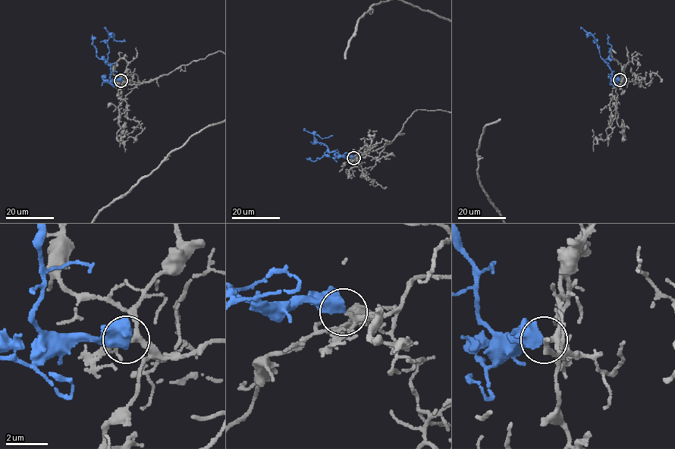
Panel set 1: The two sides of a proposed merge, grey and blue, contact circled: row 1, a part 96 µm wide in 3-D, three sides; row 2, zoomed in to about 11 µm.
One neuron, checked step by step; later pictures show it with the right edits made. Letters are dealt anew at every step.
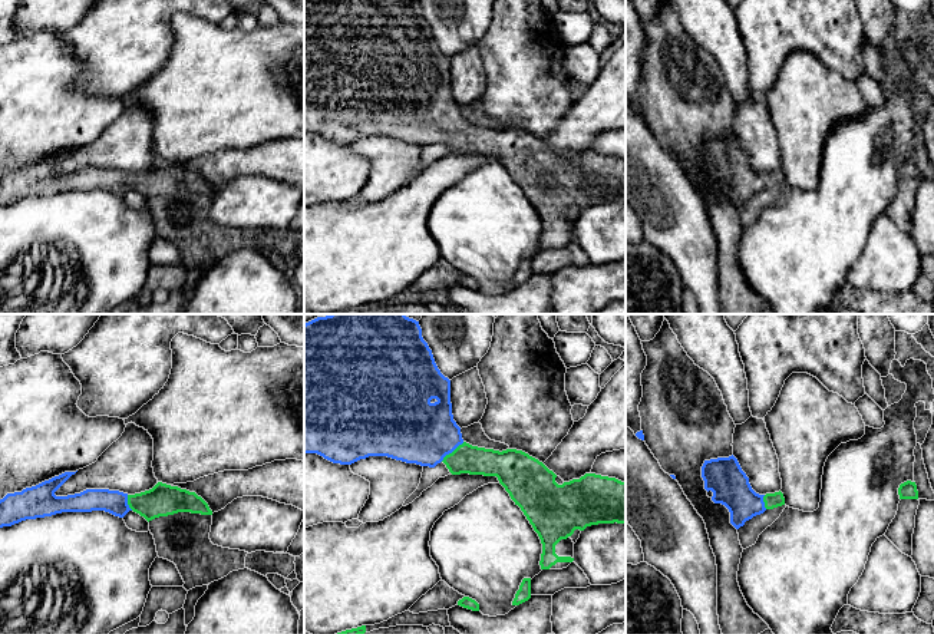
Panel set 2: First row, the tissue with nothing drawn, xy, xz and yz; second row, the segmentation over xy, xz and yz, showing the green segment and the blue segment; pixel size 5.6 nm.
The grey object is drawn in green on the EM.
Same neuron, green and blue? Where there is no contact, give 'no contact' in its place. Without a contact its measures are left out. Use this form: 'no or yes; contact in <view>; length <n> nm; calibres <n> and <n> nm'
yes; contact in xz; length 170 nm; calibres 160 and 360 nm

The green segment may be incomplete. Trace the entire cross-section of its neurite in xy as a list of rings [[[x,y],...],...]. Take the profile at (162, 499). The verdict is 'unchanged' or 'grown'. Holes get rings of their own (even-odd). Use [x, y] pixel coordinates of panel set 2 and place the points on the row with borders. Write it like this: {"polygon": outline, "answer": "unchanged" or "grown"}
{"polygon": [[[65,472],[22,492],[7,493],[0,499],[0,528],[62,512],[105,511],[123,518],[133,511],[148,522],[178,512],[212,515],[208,503],[195,492],[162,482],[135,495],[109,489],[86,489],[75,495],[56,496],[55,492],[75,473]]], "answer": "grown"}

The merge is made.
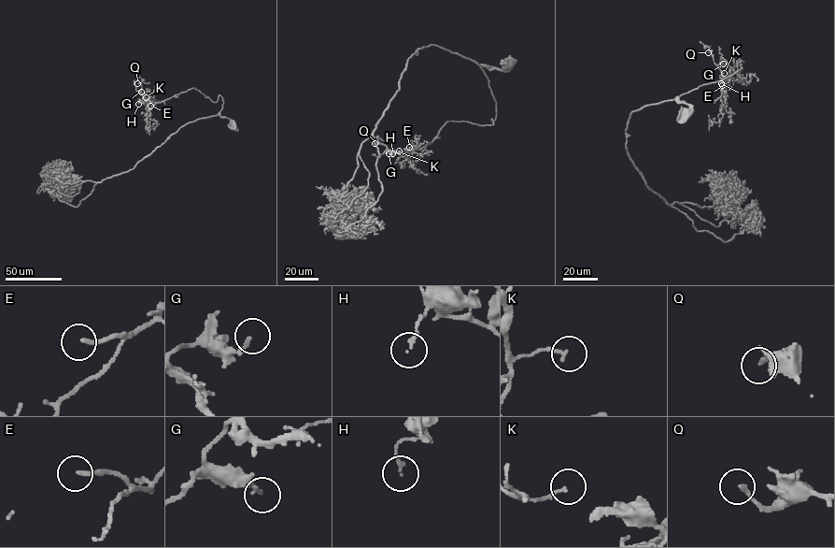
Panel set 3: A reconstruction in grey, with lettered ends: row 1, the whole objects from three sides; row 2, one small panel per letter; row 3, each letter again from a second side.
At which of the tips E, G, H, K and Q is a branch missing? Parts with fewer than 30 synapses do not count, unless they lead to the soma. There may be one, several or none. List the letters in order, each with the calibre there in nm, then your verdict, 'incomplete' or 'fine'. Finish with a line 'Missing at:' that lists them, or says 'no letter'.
E: 170 nm | incomplete
G: 120 nm | fine
H: 130 nm | fine
K: 130 nm | fine
Q: 150 nm | fine
Missing at: E

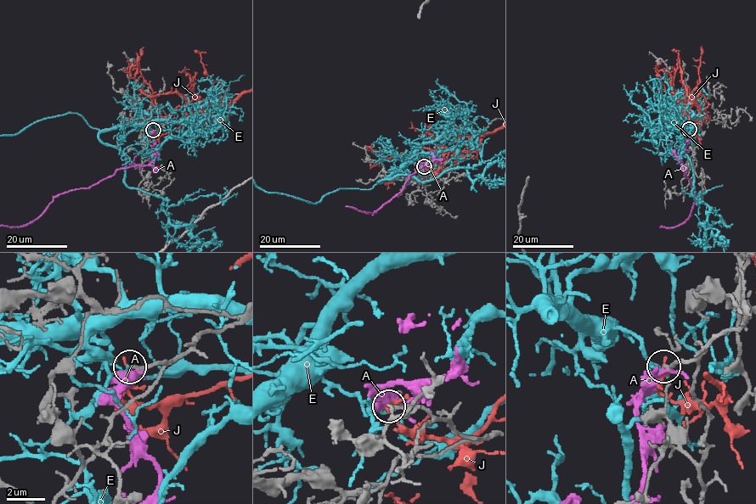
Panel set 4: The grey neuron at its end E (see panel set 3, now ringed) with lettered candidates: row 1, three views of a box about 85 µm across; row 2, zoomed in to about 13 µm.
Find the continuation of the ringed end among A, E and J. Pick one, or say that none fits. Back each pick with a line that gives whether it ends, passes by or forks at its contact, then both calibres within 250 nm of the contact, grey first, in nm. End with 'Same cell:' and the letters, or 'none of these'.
Same cell: none of these

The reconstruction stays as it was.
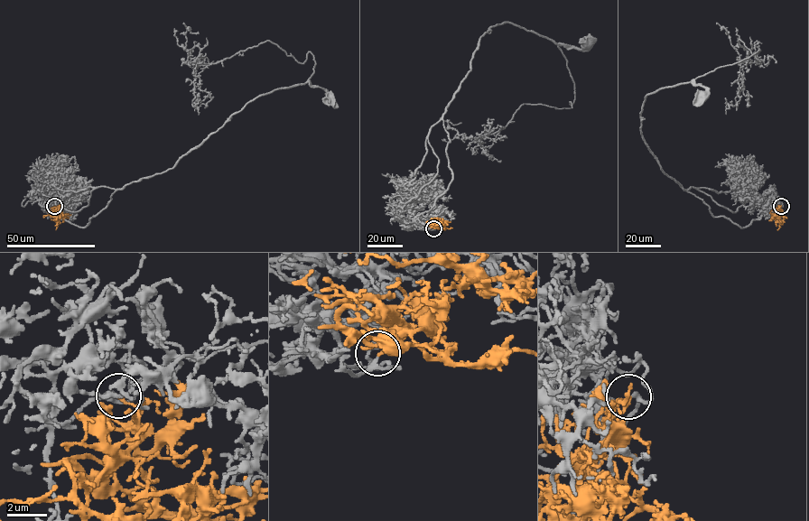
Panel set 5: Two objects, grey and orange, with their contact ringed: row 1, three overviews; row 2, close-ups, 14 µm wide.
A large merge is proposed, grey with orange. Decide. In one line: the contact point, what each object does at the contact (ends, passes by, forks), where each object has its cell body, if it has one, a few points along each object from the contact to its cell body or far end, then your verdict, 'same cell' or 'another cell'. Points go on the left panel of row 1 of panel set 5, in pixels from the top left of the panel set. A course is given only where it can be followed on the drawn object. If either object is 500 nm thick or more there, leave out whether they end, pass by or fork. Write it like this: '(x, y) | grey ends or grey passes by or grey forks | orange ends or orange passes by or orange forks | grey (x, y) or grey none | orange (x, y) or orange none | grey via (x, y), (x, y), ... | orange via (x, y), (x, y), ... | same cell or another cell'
(54, 206) | grey passes by | orange passes by | grey (330, 97) | orange none | grey via (54, 206), (56, 217), (83, 227), (116, 190), (171, 169), (260, 96), (308, 82), (330, 97) | orange via (54, 206), (57, 215), (56, 229) | same cell

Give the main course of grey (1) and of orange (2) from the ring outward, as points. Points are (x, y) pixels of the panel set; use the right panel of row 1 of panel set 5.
1: (781, 206), (741, 227), (713, 217), (661, 169), (641, 134), (646, 95), (692, 80), (703, 96)
2: (781, 206), (777, 211), (779, 227), (777, 230)

